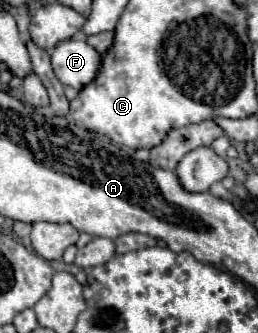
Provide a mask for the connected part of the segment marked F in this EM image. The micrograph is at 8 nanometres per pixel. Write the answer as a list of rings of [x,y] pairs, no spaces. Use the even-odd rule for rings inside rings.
[[[82,39],[60,41],[50,57],[52,69],[60,83],[70,85],[74,89],[80,89],[84,87],[84,83],[90,83],[100,69],[100,53],[94,51]]]

